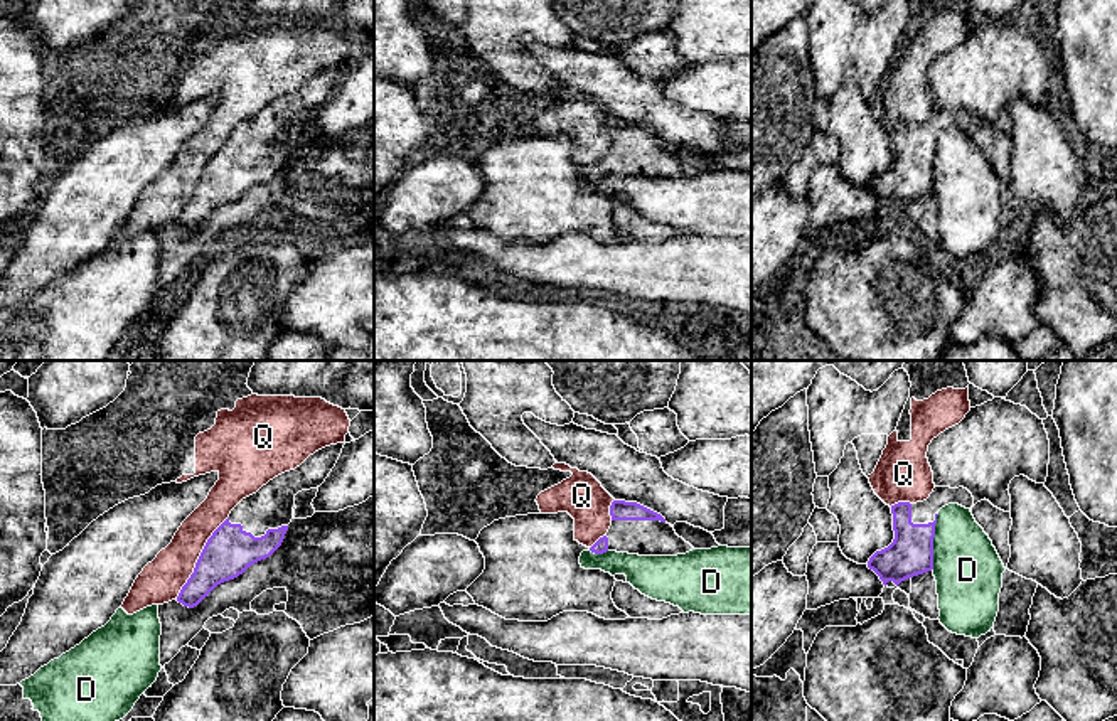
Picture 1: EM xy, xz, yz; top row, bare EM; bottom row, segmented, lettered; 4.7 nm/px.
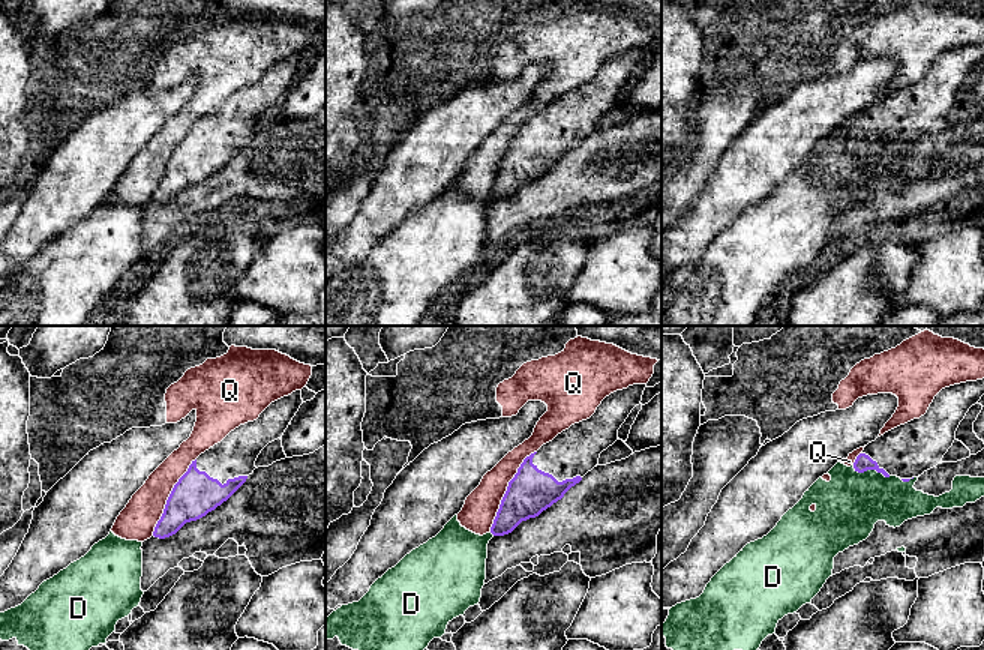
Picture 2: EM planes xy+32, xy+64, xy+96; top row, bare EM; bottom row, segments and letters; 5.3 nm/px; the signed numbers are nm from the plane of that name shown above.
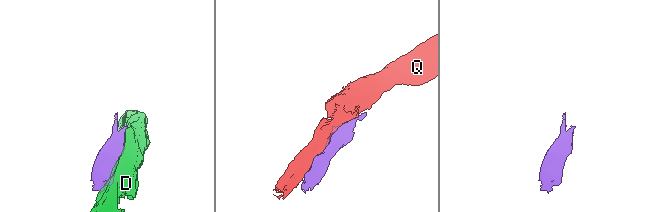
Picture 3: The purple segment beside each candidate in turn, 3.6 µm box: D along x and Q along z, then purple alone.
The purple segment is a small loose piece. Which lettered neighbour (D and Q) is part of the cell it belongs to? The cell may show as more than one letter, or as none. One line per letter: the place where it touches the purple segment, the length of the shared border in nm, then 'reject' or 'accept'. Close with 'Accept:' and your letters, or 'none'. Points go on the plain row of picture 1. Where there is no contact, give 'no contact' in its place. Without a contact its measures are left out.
D: yz (932, 165) | 280 nm | reject
Q: xy (199, 181) | 480 nm | reject
Accept: none

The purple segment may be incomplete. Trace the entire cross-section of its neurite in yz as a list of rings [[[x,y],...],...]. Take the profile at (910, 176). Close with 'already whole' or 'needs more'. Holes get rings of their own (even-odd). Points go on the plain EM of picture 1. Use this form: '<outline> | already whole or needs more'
[[[935,109],[923,125],[898,125],[891,128],[895,162],[868,184],[868,190],[879,199],[885,209],[888,204],[898,209],[908,200],[933,192],[937,138],[949,126],[970,131],[974,120],[964,109]]] | needs more

